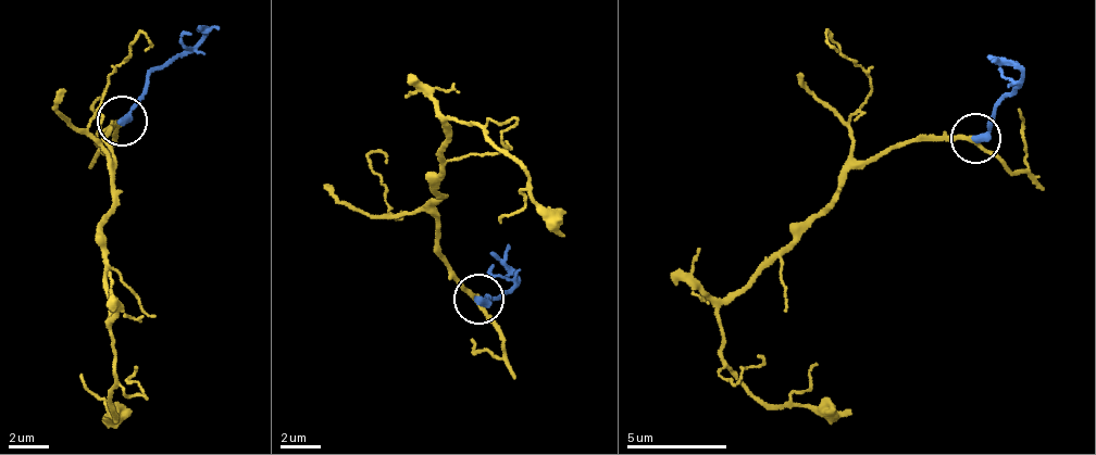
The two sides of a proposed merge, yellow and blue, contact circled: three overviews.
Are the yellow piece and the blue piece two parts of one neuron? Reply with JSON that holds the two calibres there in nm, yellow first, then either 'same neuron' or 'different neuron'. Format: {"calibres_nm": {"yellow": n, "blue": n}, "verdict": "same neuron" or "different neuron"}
{"calibres_nm": {"yellow": 200, "blue": 380}, "verdict": "same neuron"}

